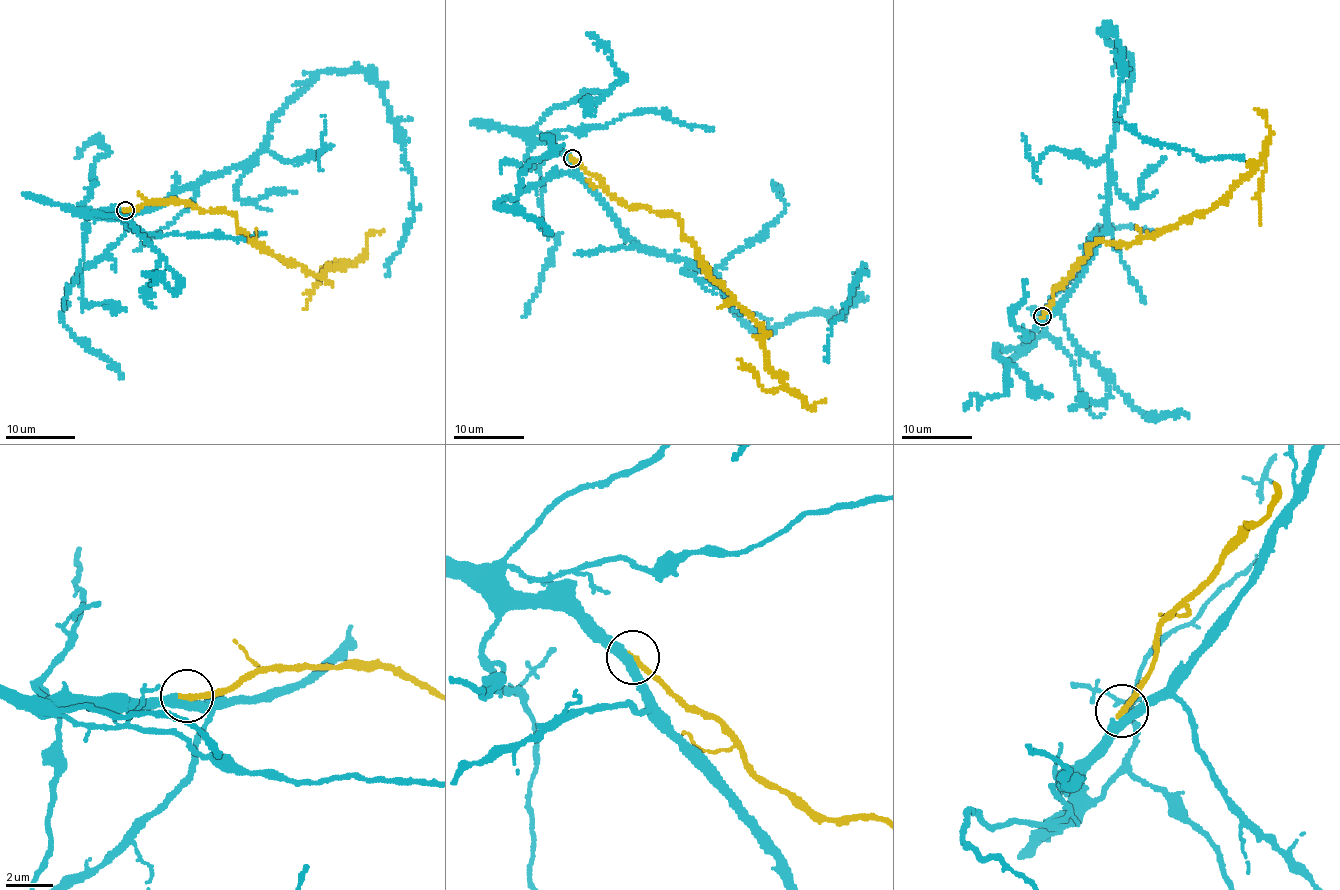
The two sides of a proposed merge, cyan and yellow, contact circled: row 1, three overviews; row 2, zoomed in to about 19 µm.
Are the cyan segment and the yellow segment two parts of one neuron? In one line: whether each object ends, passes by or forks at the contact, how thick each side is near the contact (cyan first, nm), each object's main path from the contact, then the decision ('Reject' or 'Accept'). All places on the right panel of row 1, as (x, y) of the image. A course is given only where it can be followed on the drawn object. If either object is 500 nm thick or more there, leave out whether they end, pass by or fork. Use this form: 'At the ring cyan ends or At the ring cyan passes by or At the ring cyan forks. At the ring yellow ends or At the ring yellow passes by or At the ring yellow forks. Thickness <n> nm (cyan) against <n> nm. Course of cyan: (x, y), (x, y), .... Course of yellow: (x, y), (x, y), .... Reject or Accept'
At the ring cyan passes by. At the ring yellow ends. Thickness 400 nm (cyan) against 280 nm. Course of cyan: (1043, 316), (1107, 230), (1132, 61), (1105, 30), (1121, 47), (1114, 115), (1157, 144), (1244, 159). Course of yellow: (1043, 316), (1057, 288), (1086, 257), (1087, 247), (1098, 241), (1151, 236), (1214, 206), (1262, 158), (1259, 225). Accept

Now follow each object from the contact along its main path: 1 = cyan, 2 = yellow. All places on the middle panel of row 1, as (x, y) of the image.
1: (571, 158), (639, 246), (713, 273), (739, 319), (764, 334), (797, 315), (839, 317), (863, 263), (825, 361)
2: (571, 158), (626, 203), (681, 222), (700, 267), (762, 329), (779, 388), (759, 385), (738, 358)

